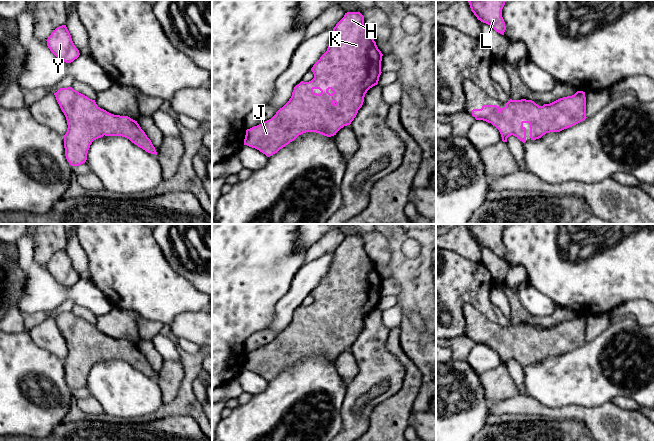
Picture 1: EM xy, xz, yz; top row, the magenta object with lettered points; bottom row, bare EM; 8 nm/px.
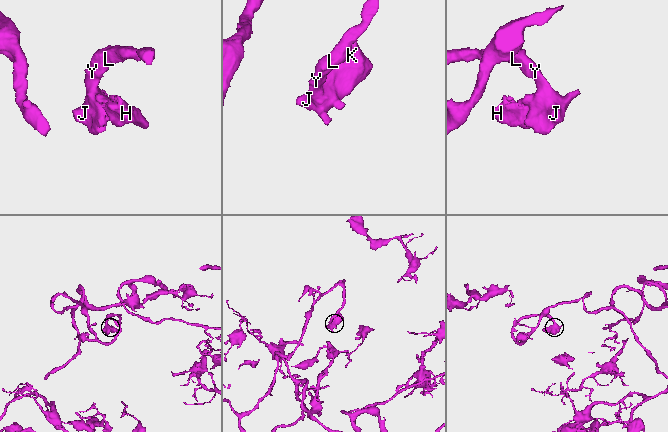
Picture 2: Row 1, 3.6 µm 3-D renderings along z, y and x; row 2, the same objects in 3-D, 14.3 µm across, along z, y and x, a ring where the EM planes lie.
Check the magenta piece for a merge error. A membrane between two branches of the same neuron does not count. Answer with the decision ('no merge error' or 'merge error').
no merge error

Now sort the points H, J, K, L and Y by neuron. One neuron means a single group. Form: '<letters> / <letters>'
H J K L Y

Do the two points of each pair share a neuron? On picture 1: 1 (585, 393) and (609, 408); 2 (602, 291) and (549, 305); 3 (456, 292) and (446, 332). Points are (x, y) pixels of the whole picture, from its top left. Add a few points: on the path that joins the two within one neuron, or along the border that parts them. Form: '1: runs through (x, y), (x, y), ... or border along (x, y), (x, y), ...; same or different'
1: border along (610, 401), (597, 406), (579, 406); different
2: border along (536, 288), (556, 304); different
3: runs through (456, 302), (456, 322); same

